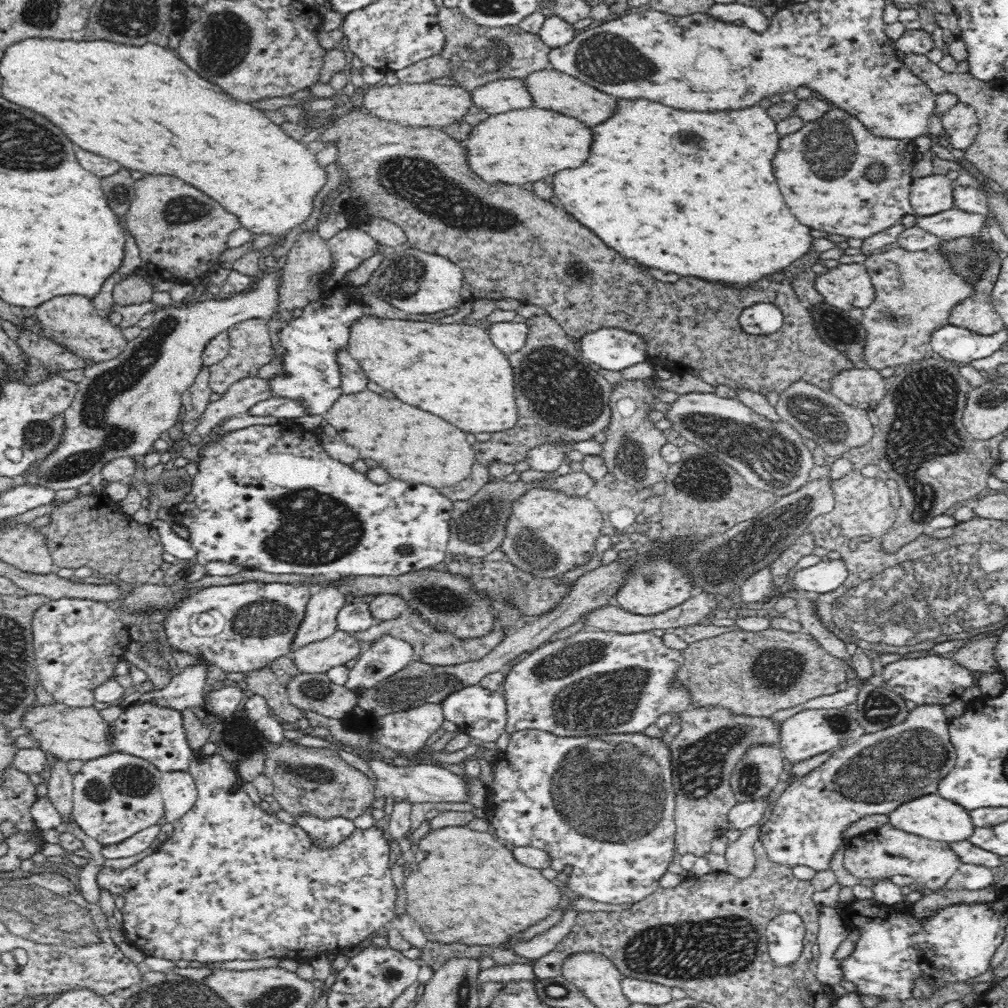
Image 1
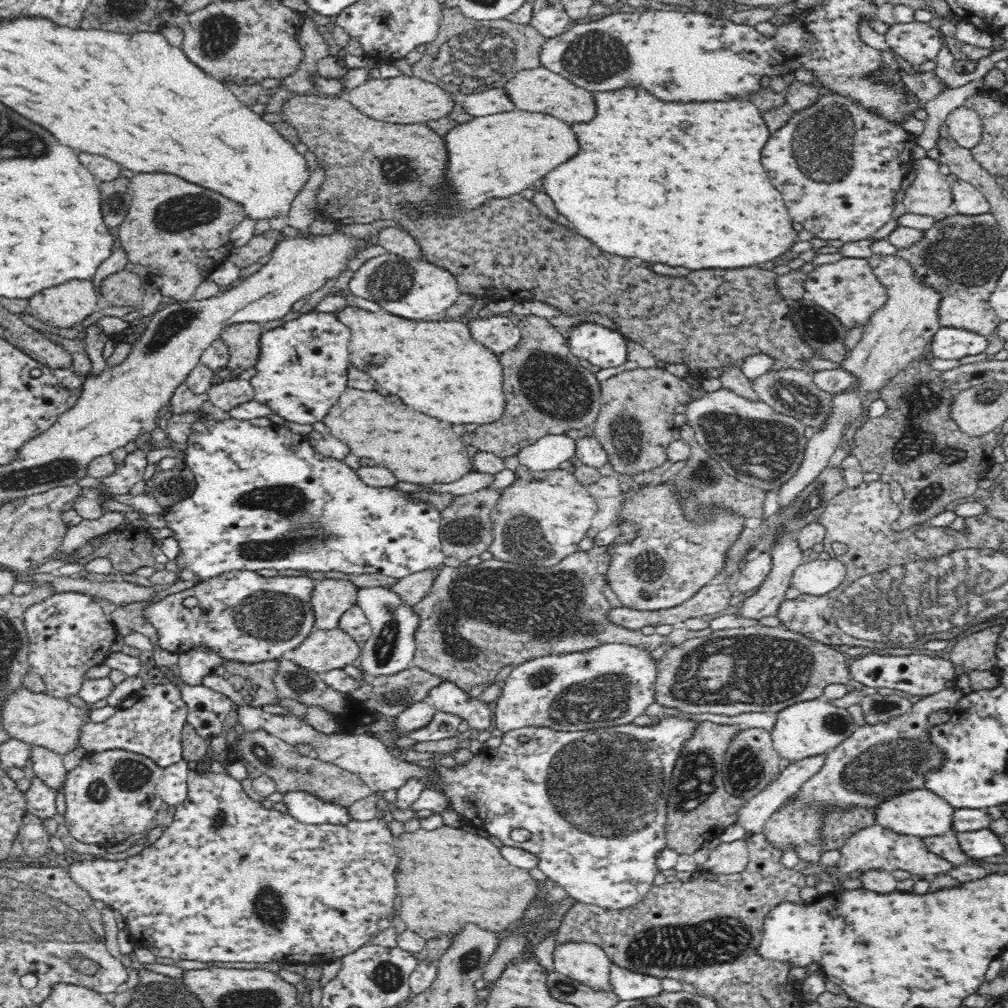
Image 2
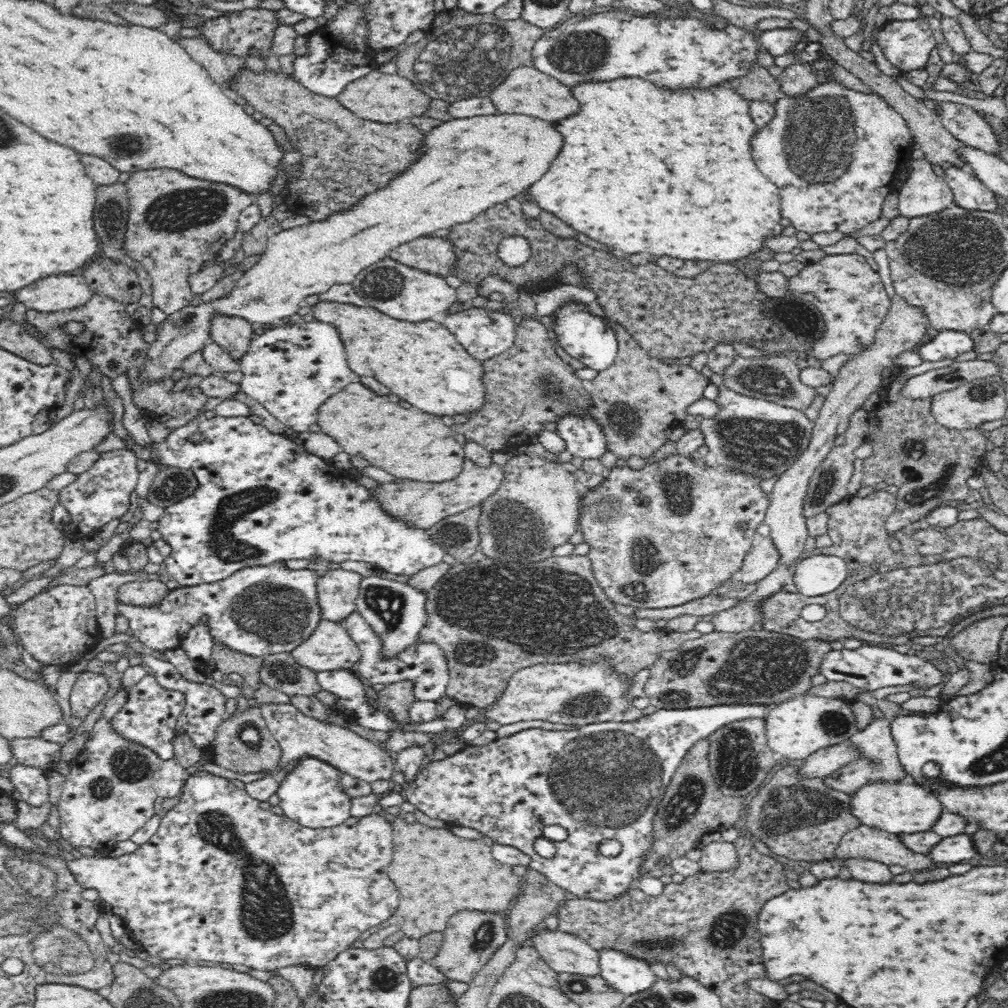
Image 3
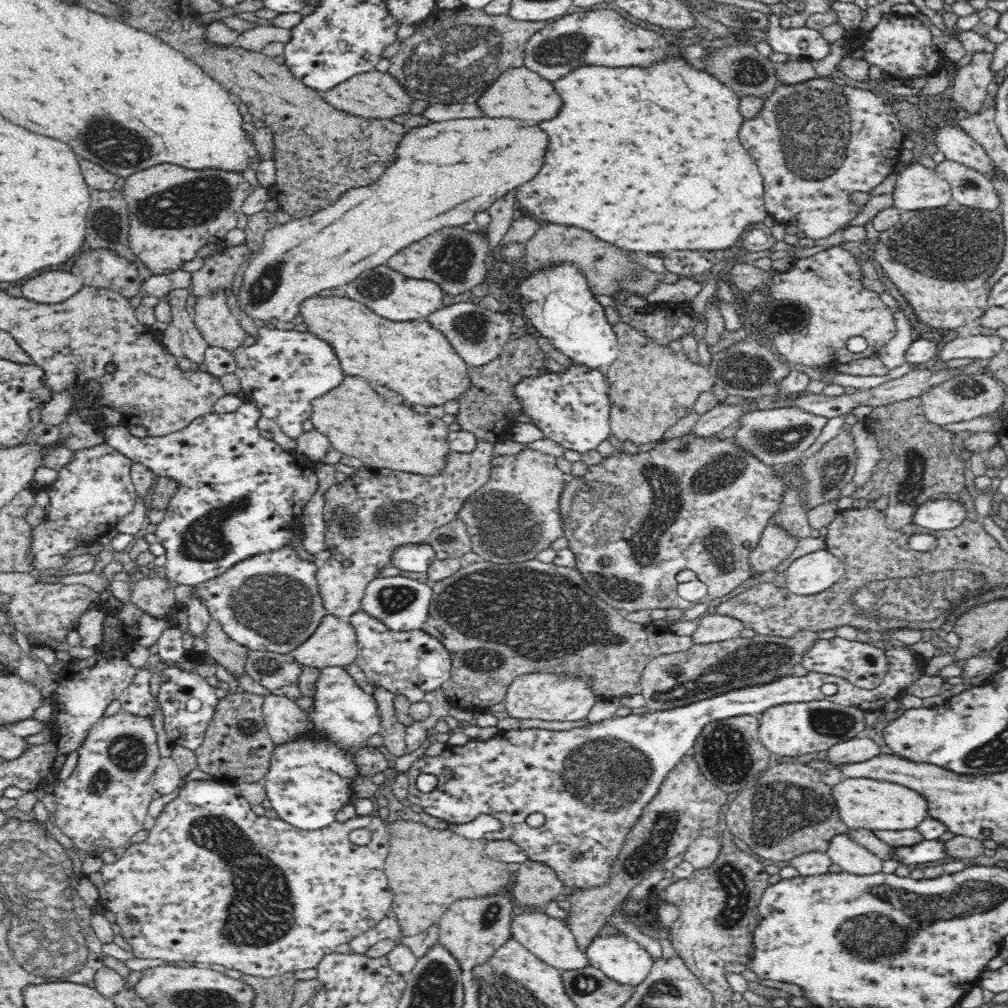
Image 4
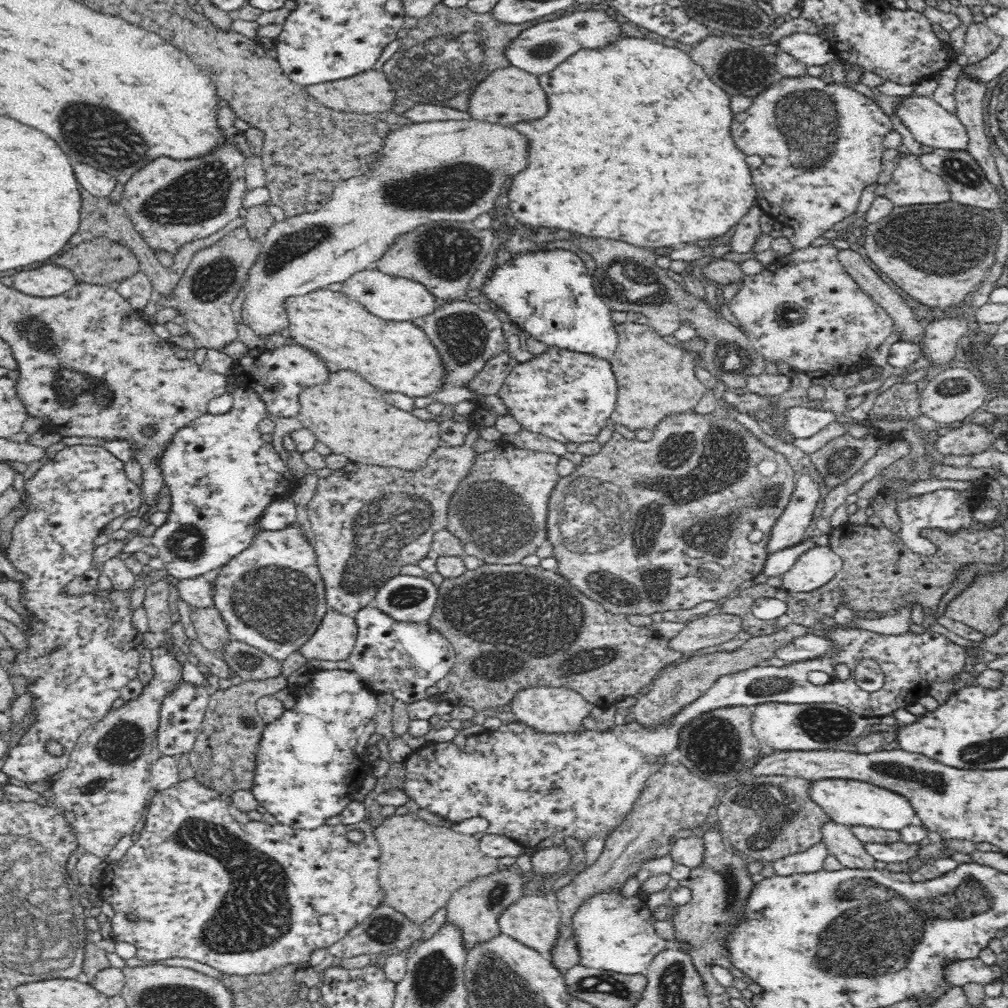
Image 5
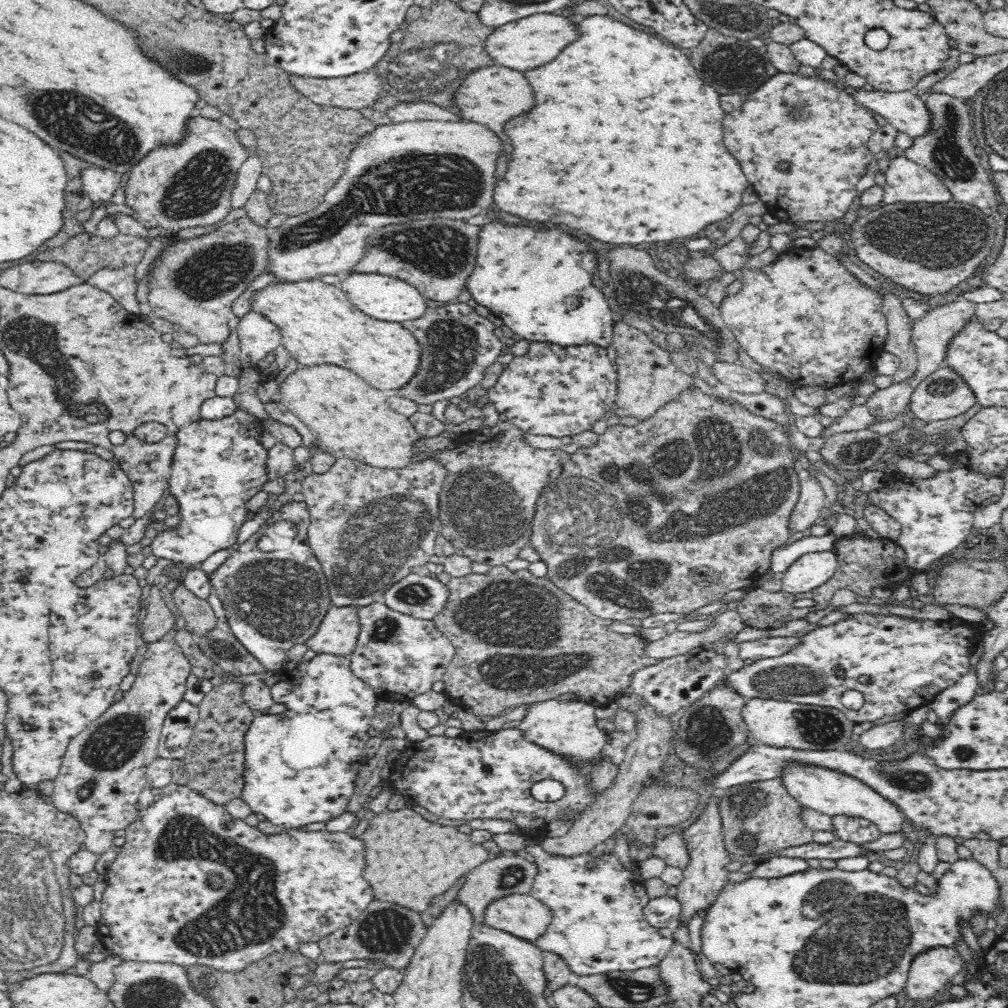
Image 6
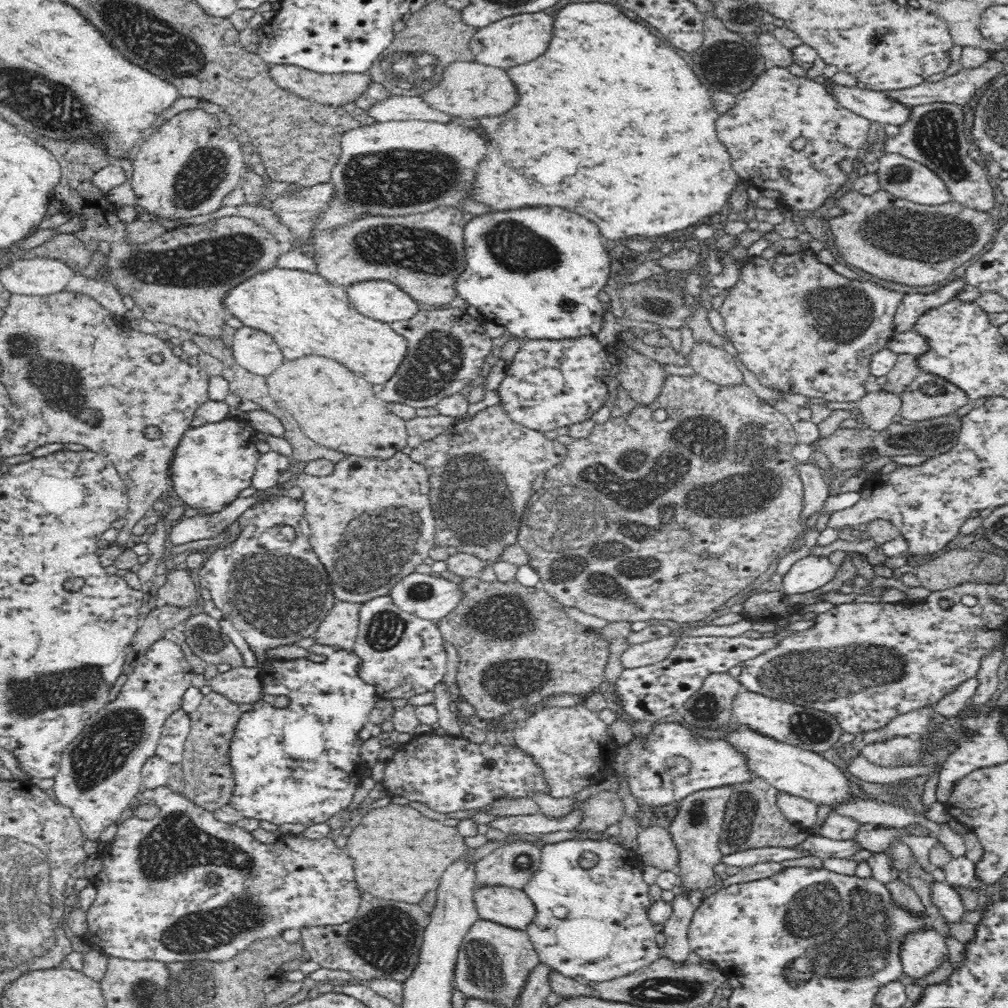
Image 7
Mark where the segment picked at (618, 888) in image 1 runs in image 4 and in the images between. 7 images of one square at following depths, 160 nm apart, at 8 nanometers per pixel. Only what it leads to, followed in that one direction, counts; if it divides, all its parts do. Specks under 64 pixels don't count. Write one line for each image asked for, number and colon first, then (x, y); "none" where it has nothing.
2: (595, 802)
3: (604, 780)
4: (591, 783)

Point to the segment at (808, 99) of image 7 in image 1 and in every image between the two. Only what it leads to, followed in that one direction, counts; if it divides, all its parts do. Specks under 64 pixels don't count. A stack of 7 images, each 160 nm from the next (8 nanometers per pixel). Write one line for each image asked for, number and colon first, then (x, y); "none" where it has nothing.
1: (821, 168)
2: (838, 165)
3: (835, 153)
4: (816, 142)
5: (821, 142)
6: (812, 123)

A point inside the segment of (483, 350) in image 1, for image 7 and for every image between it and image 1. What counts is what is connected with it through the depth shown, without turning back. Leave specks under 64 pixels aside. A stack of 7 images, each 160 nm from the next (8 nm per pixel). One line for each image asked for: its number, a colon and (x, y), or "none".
2: (436, 367)
3: (422, 363)
4: (412, 358)
5: (394, 356)
6: (319, 325)
7: (305, 314)

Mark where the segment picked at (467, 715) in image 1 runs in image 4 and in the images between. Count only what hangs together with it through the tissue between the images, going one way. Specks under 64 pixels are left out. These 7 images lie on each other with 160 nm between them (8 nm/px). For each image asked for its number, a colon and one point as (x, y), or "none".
2: (446, 697)
3: (425, 664)
4: (411, 663)

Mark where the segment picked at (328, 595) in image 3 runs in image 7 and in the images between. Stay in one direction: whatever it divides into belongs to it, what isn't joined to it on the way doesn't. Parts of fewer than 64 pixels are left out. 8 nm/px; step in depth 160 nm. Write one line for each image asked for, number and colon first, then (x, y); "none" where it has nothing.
4: (376, 510)
5: (368, 521)
6: (369, 526)
7: (371, 523)

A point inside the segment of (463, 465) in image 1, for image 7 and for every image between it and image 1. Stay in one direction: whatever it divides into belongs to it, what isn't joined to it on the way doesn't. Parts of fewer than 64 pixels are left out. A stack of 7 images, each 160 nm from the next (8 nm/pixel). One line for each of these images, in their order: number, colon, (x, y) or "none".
2: (373, 427)
3: (411, 445)
4: (358, 422)
5: (350, 416)
6: (351, 419)
7: (338, 410)

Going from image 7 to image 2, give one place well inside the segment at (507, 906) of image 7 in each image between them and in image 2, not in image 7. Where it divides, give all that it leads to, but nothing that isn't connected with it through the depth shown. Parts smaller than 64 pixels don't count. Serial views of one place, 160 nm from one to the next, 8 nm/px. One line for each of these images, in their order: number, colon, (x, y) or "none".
2: (589, 964)
3: (565, 953)
4: (550, 939)
5: (534, 920)
6: (524, 916)

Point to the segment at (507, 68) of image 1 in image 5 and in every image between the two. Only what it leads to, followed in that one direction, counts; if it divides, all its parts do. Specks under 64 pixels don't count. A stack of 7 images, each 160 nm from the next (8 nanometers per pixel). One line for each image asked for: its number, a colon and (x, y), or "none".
2: (468, 56)
3: (463, 55)
4: (455, 54)
5: (451, 47)

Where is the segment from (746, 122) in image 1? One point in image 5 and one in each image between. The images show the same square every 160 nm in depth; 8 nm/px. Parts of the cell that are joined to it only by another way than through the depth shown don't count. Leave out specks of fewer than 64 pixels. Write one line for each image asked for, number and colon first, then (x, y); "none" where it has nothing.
2: (652, 180)
3: (668, 172)
4: (649, 160)
5: (636, 146)

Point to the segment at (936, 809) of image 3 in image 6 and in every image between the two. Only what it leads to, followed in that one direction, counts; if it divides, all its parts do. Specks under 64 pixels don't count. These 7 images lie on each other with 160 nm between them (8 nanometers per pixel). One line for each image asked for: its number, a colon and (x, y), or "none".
4: (869, 804)
5: (850, 802)
6: (832, 793)

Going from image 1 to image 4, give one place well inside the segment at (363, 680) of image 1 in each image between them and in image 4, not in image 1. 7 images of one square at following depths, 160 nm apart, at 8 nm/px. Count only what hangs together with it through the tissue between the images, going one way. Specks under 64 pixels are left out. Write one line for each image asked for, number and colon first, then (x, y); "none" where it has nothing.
2: (390, 649)
3: (396, 611)
4: (402, 603)

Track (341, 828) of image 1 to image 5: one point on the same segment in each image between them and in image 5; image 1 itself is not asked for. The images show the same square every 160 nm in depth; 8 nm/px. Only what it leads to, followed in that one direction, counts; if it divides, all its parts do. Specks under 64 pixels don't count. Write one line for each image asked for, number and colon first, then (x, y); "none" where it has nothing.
2: (305, 808)
3: (310, 796)
4: (309, 780)
5: (311, 760)

